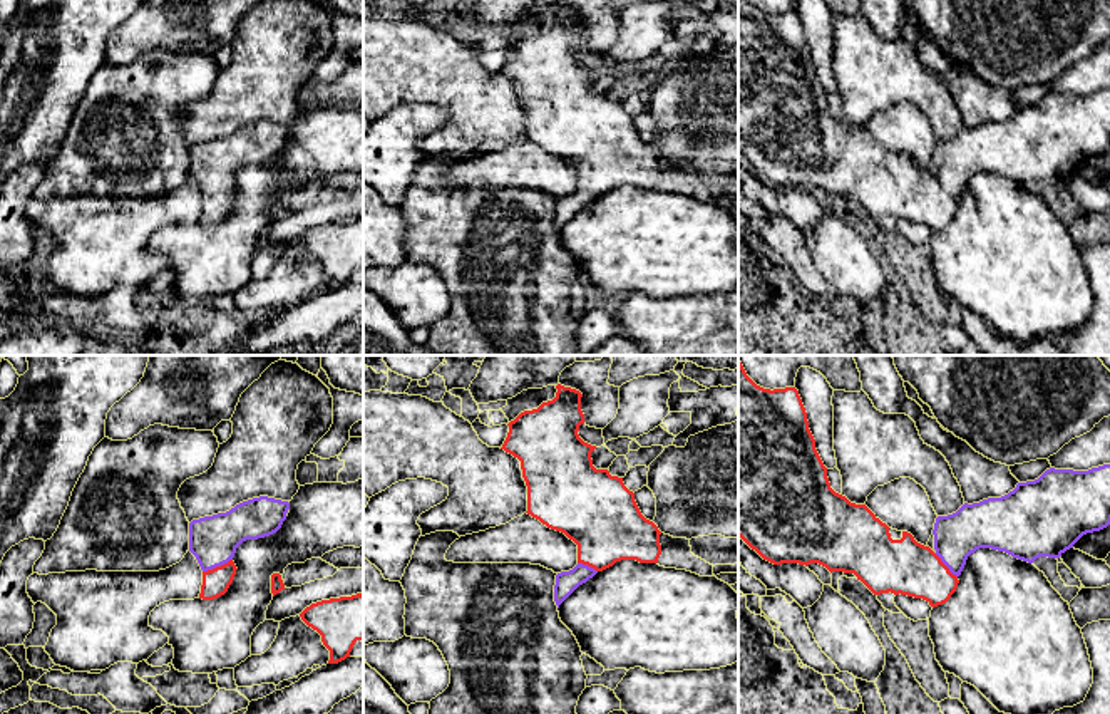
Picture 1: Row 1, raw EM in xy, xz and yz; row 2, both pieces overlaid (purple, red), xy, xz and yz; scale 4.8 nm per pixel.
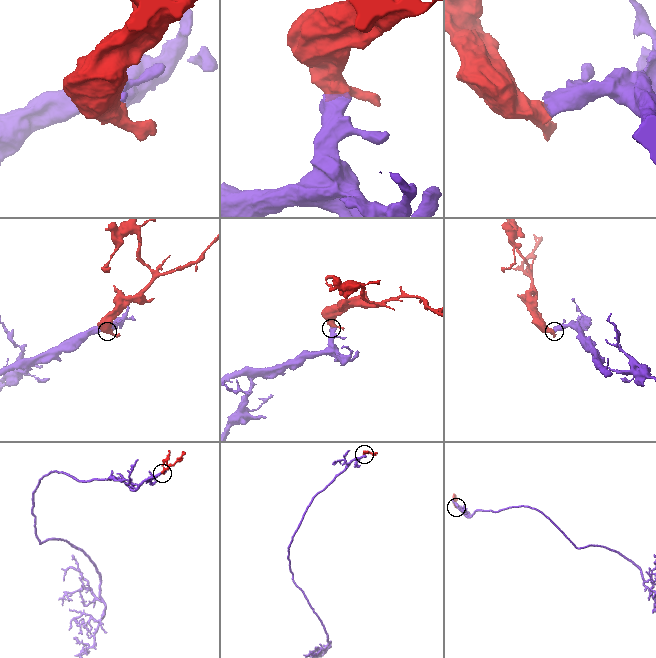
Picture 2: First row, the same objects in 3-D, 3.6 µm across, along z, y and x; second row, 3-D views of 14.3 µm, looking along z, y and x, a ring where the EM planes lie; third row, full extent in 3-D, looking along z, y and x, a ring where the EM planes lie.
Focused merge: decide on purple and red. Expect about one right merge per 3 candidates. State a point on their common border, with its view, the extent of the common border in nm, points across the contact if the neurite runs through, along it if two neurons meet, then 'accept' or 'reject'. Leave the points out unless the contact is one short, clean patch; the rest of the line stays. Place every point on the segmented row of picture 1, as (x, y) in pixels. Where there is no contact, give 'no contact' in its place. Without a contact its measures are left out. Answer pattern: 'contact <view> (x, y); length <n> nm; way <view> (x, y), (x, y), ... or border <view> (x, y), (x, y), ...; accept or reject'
contact xy (216, 565); length 160 nm; way xy (213, 540), (216, 565), (216, 582); accept

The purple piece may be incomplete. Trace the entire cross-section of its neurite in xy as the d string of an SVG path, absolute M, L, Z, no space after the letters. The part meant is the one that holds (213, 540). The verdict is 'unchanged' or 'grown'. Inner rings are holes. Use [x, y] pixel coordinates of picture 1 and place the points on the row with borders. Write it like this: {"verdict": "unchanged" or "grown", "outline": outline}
{"verdict": "grown", "outline": "M260 496L243 501L226 513L204 516L189 523L189 551L203 570L199 598L214 600L224 595L236 575L233 556L246 540L276 533L286 513L288 501Z"}

